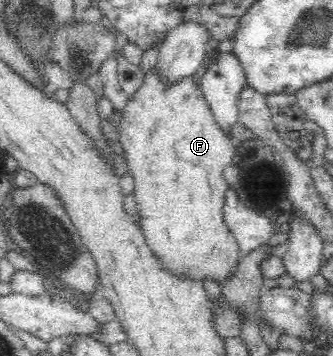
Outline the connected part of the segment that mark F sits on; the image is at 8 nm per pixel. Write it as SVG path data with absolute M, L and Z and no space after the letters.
M154 67L145 74L145 82L143 86L137 90L137 94L128 100L125 106L125 112L121 116L120 129L118 132L119 142L124 150L124 158L128 166L128 174L134 178L134 193L135 201L137 201L137 214L139 214L139 226L143 232L145 243L155 255L155 259L159 261L159 265L167 271L169 275L192 282L200 282L203 284L205 280L212 280L221 286L236 274L238 265L240 264L242 251L239 243L231 230L227 227L225 216L223 213L224 205L226 204L226 193L229 190L228 183L223 177L223 170L229 164L232 164L233 157L236 153L236 146L231 142L231 139L225 134L225 131L217 124L217 121L212 115L211 109L204 99L199 86L192 84L192 77L185 78L179 84L165 84L160 81L160 78L154 74Z

